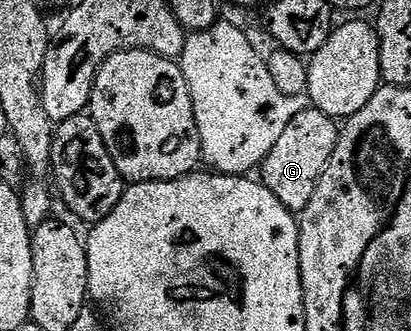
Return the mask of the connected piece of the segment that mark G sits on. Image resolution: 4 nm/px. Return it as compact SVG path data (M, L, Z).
M308 108L307 111L296 113L291 122L291 127L281 136L277 142L277 148L267 157L266 162L261 167L261 182L271 190L273 196L277 198L292 212L303 210L315 198L315 189L319 186L319 181L323 178L323 173L327 170L327 165L331 162L331 157L340 149L339 130L336 119L327 114L322 114L320 110Z

